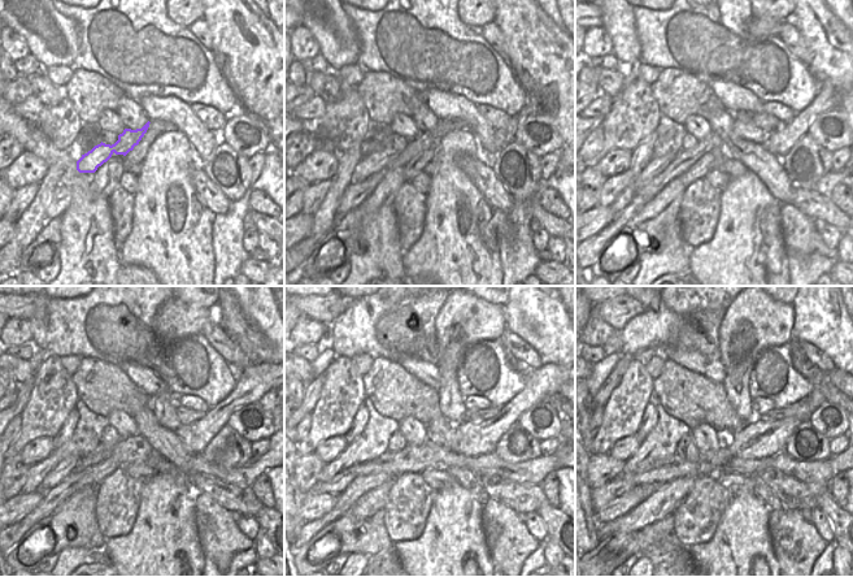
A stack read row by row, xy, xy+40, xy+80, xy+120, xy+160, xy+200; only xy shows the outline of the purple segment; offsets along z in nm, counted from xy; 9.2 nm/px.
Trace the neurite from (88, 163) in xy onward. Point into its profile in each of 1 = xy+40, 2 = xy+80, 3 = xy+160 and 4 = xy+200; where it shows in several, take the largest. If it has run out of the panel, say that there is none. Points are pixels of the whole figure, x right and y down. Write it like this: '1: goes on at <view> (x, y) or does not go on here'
1: goes on at xy+40 (374, 163)
2: goes on at xy+80 (656, 165)
3: goes on at xy+160 (342, 481)
4: goes on at xy+200 (610, 490)

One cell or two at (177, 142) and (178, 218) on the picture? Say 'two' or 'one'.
one

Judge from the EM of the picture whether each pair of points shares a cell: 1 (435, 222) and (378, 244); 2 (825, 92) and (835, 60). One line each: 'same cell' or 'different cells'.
1: different cells
2: different cells

